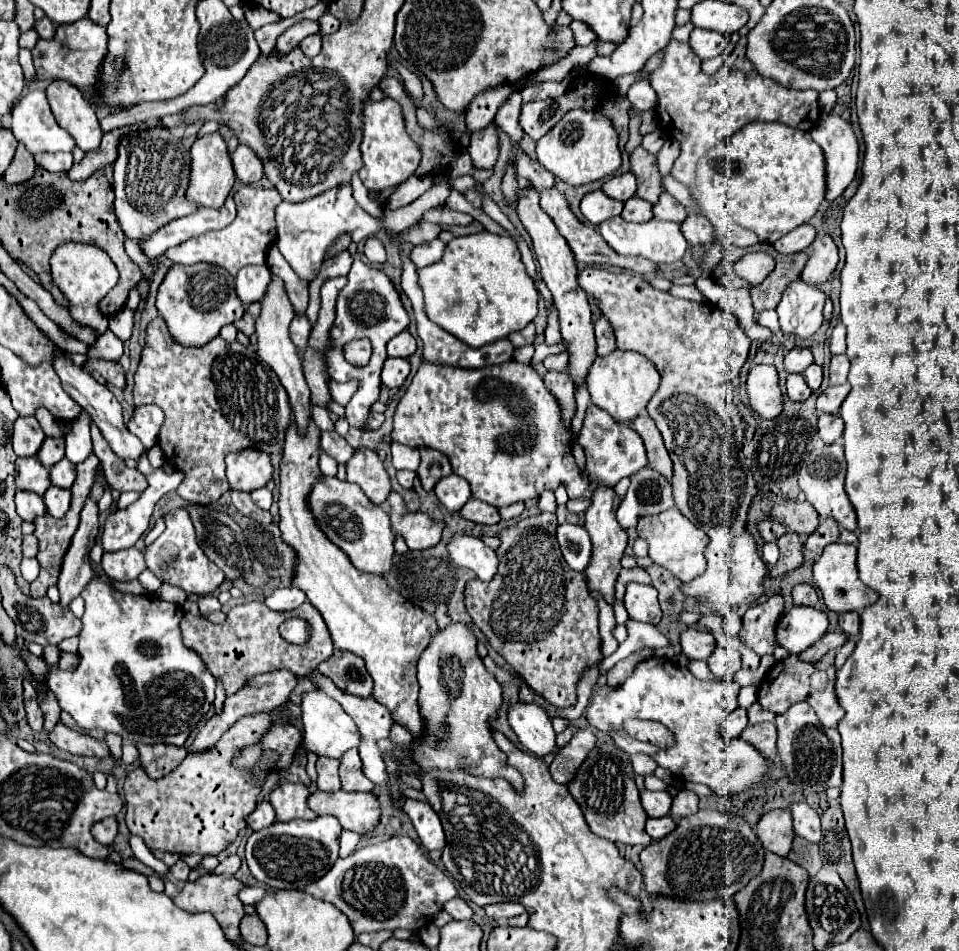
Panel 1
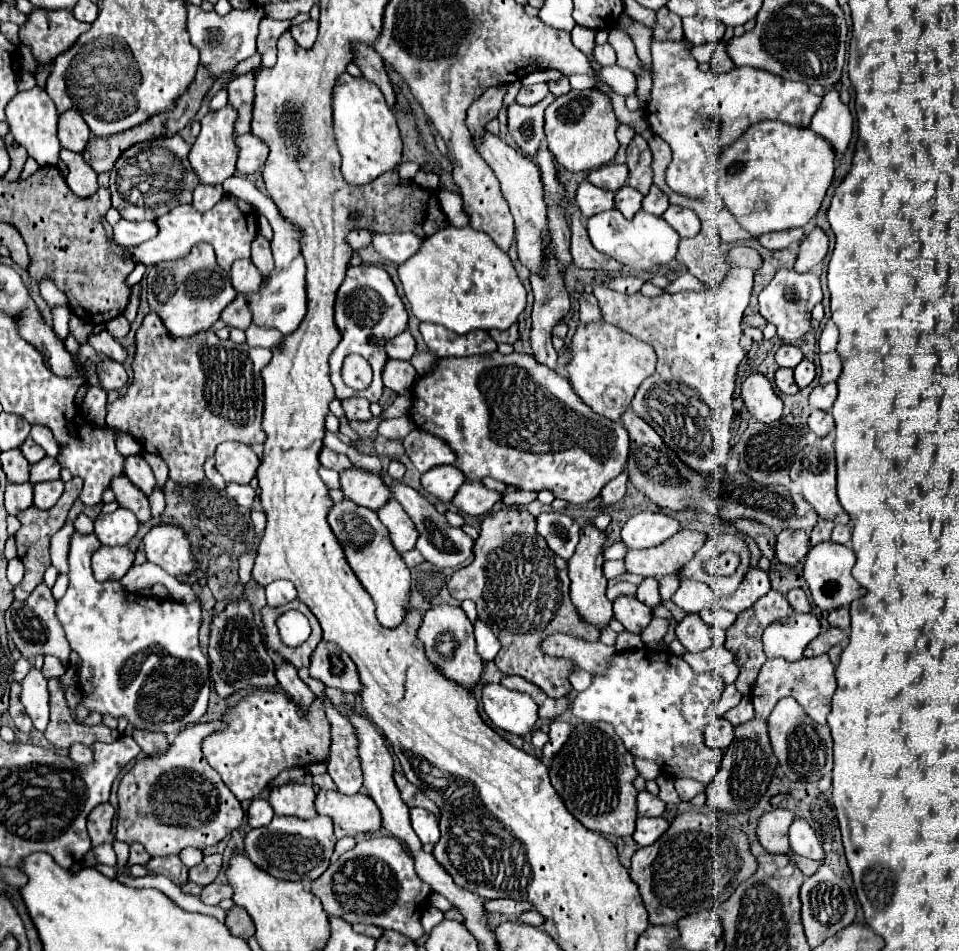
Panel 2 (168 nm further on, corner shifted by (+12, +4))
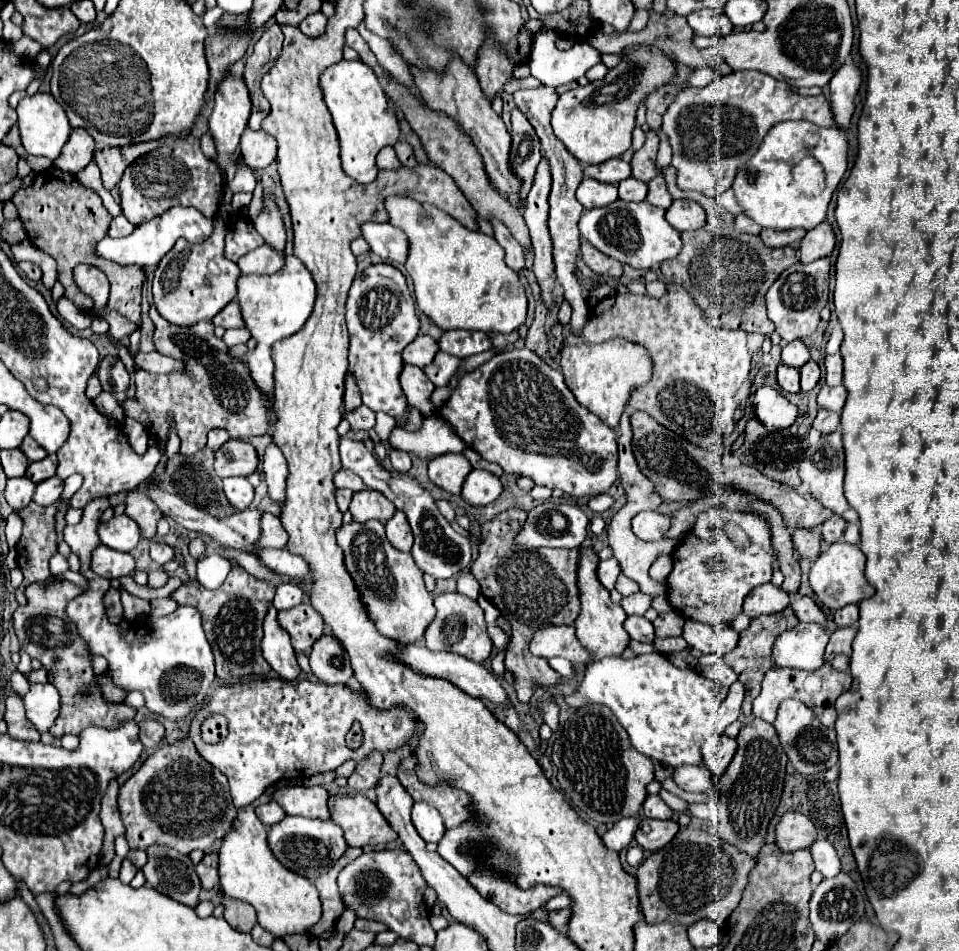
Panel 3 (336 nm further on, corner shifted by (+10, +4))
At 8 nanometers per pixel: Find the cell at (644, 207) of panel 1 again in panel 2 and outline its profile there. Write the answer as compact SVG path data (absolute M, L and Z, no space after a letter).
M623 186L615 194L615 210L621 210L623 218L631 220L635 216L635 212L641 208L641 200L643 200L643 196L637 190L633 190L629 186Z

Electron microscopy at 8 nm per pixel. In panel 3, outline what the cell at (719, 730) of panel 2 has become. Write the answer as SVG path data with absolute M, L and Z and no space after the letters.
M725 734L711 736L709 740L703 742L703 748L701 748L703 764L709 768L709 772L713 774L715 780L719 780L723 776L735 750L737 750L737 742L733 738L727 738Z

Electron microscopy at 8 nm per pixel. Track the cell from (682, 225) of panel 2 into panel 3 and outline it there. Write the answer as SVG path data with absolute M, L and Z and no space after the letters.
M673 200L673 204L667 208L665 218L679 232L697 230L705 224L705 212L693 200Z

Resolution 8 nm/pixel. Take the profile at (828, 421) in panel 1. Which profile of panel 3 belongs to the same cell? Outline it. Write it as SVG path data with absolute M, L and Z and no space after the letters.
M819 410L815 420L813 420L813 428L819 430L821 434L831 434L835 428L839 426L839 416L835 412L829 412L829 410Z

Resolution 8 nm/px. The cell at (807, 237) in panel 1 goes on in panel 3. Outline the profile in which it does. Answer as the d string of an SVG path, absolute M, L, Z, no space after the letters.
M795 228L795 230L761 230L761 240L771 246L771 248L779 248L779 246L789 246L797 240L801 240L805 236L807 230L803 228Z

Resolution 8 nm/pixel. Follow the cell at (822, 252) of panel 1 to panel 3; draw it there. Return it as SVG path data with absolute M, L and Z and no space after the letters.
M821 222L817 228L805 234L805 238L801 240L799 252L803 262L813 262L813 260L829 256L833 248L835 248L835 232L829 222Z

